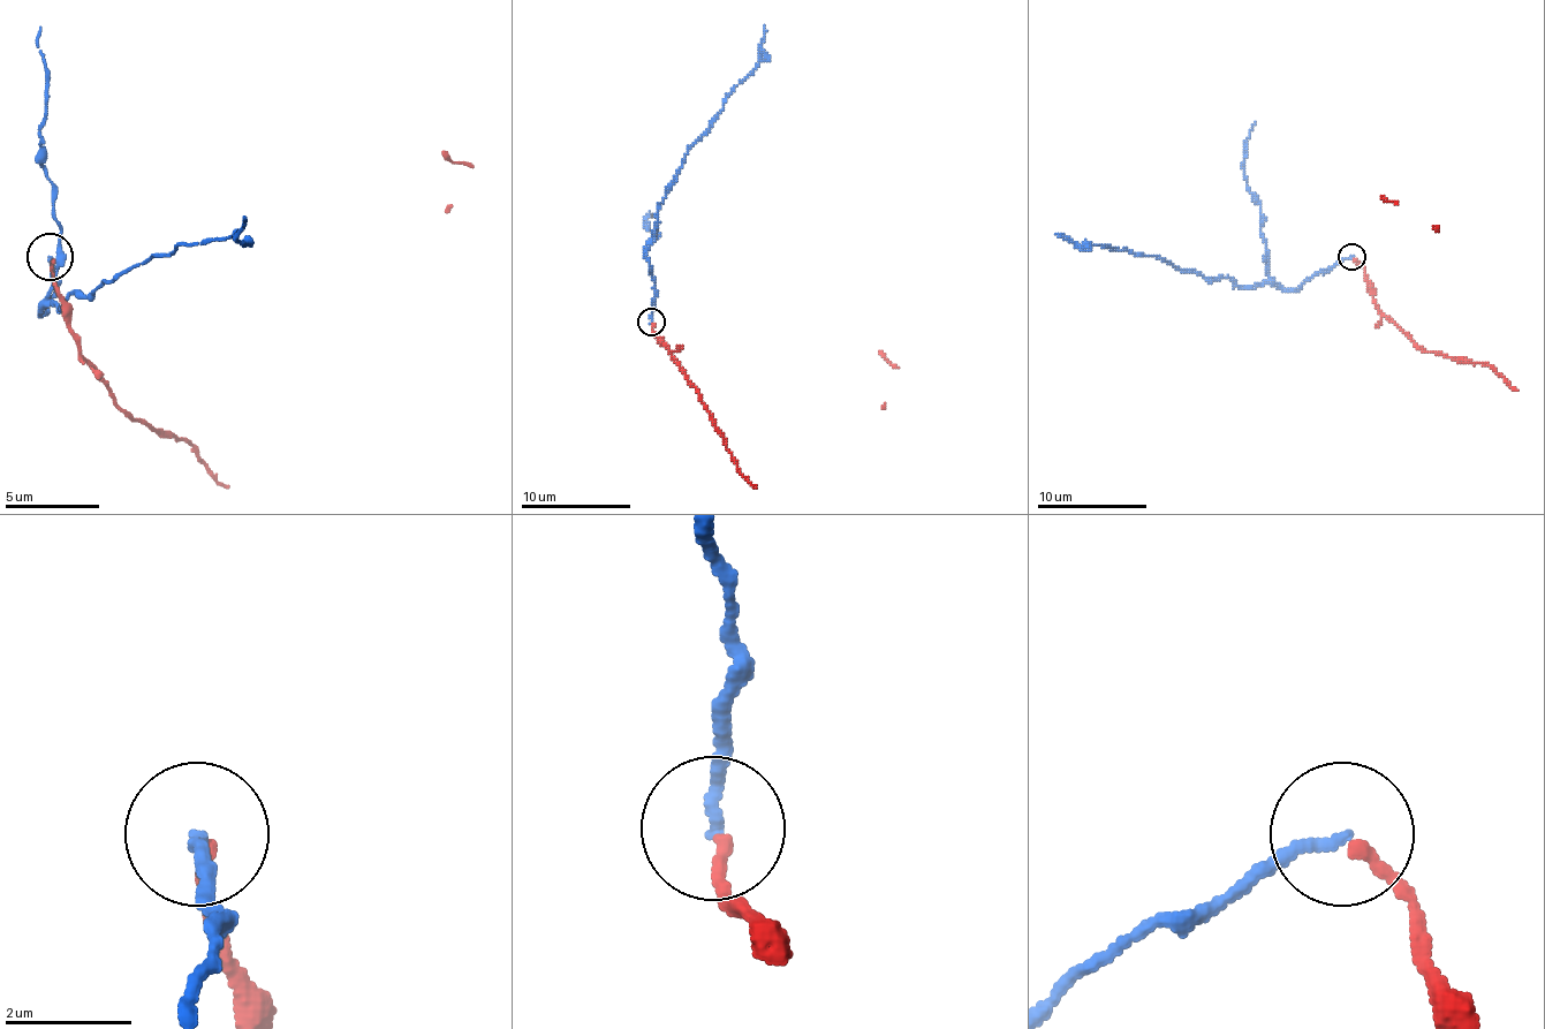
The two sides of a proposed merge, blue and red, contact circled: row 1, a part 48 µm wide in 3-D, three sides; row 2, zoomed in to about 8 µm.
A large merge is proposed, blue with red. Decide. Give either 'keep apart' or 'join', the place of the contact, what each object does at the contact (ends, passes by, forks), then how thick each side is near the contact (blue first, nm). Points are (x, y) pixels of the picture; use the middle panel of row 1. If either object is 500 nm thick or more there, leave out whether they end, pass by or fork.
join; place (651, 322); blue ends; red ends; calibres 190 and 200 nm

